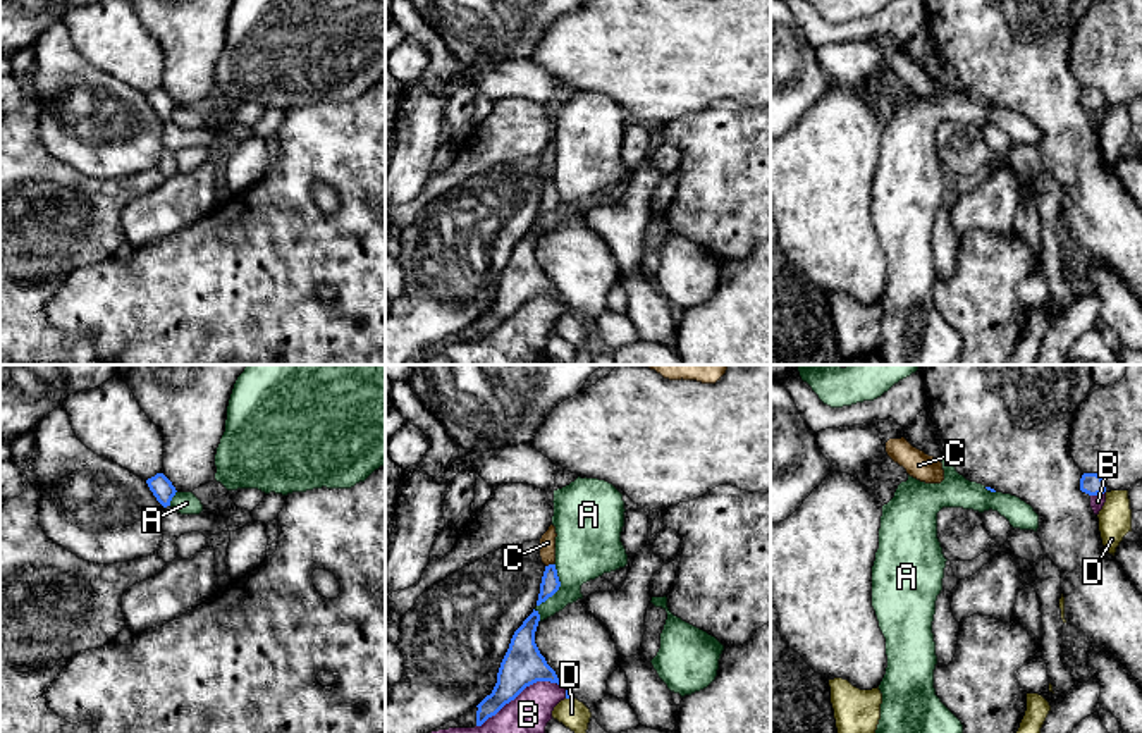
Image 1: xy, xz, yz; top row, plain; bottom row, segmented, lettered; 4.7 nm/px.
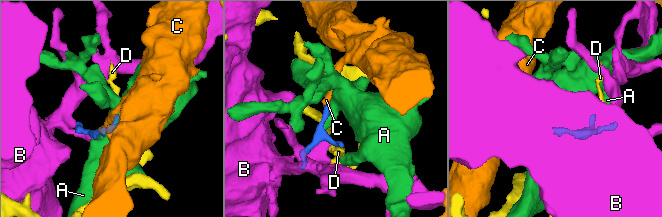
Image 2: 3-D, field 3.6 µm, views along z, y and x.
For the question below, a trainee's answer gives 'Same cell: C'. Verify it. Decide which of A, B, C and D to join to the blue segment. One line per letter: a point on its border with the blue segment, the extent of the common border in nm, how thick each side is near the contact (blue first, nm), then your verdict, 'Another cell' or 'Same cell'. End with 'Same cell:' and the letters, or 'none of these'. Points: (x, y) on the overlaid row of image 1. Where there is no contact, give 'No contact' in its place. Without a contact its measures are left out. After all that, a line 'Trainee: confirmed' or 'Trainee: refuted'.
A: Touches blue at xz (559, 585). Shared border 220 nm. Thickness 90 nm (blue) against 300 nm. Another cell
B: Touches blue at xz (518, 694). Shared border 440 nm. Thickness 200 nm (blue) against 190 nm. Another cell
C: Touches blue at xz (549, 565). Shared border 40 nm. Thickness 90 nm (blue) against 80 nm. Same cell
D: Touches blue at xz (568, 697). Shared border 30 nm. Thickness 30 nm (blue) against 140 nm. Another cell
Same cell: C
Trainee: confirmed

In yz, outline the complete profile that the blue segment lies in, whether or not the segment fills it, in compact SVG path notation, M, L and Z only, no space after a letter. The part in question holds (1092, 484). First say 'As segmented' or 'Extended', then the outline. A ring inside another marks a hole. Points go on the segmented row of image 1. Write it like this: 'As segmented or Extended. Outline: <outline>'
As segmented. Outline: M1084 473L1080 478L1080 490L1089 496L1097 496L1106 492L1106 485L1101 475Z

